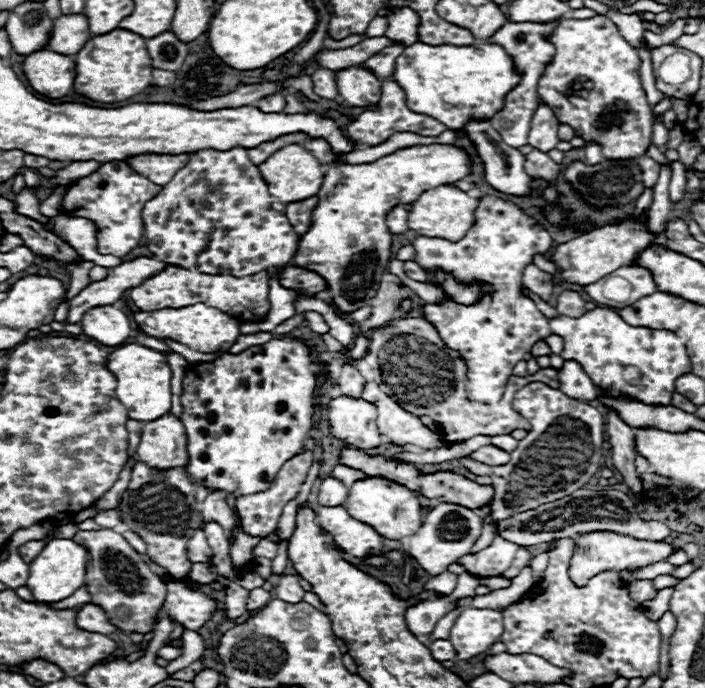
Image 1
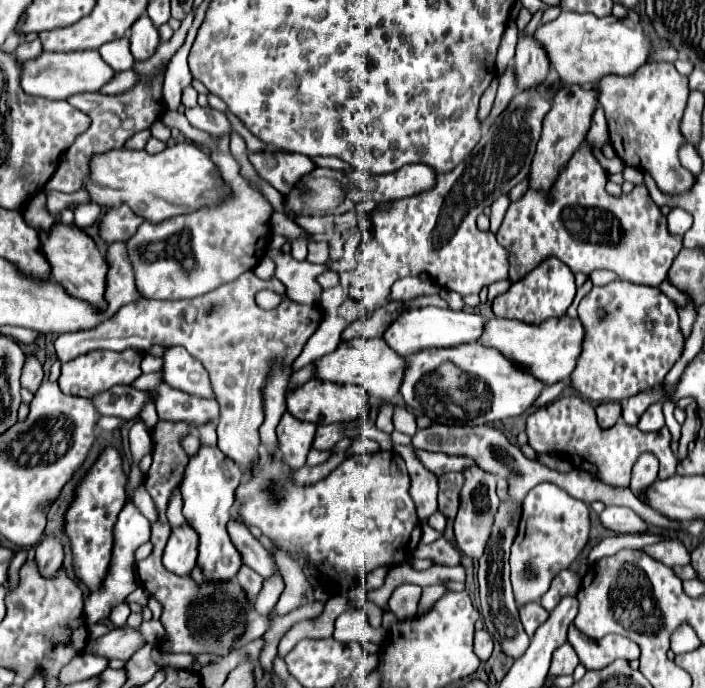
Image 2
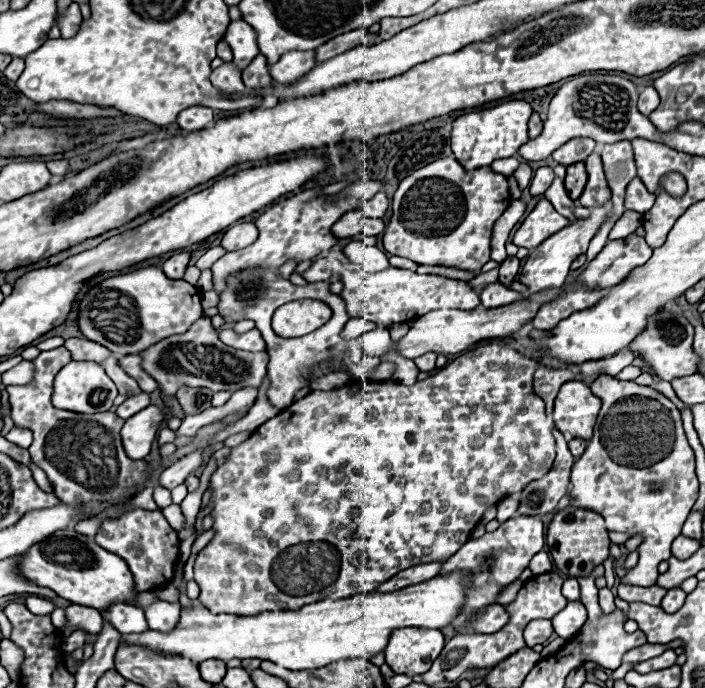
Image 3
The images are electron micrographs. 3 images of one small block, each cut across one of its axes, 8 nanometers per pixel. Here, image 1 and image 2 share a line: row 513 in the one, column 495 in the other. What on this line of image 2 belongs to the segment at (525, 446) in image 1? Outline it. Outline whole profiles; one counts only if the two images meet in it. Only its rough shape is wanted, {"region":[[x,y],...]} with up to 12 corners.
{"region":[[464,470],[454,520],[458,550],[484,554],[500,506],[494,476]]}

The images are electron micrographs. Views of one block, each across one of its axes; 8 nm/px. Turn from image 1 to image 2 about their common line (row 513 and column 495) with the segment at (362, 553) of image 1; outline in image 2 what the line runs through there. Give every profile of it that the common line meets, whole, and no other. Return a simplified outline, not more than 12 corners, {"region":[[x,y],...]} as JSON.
{"region":[[492,318],[480,342],[544,384],[572,374],[580,318]]}

